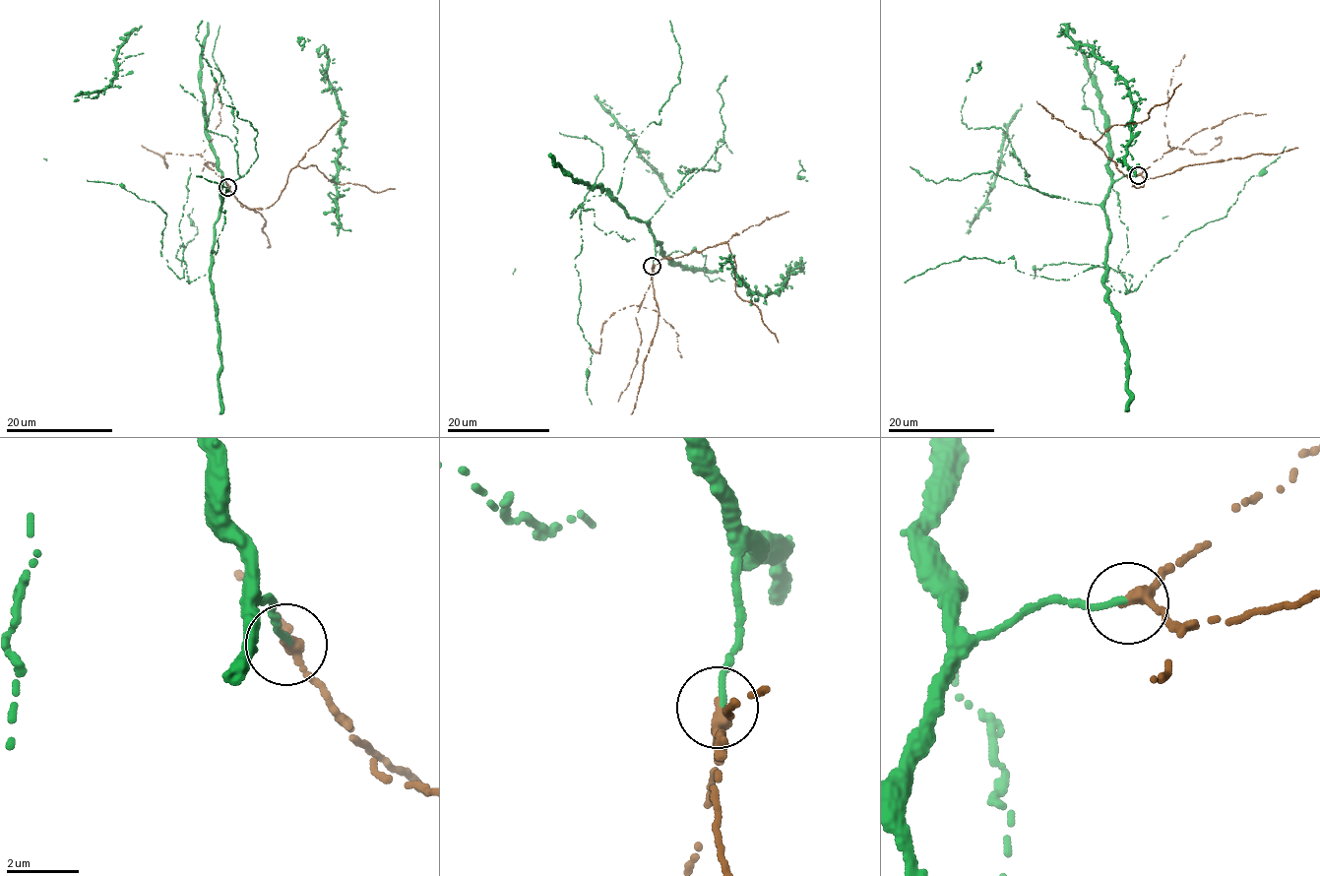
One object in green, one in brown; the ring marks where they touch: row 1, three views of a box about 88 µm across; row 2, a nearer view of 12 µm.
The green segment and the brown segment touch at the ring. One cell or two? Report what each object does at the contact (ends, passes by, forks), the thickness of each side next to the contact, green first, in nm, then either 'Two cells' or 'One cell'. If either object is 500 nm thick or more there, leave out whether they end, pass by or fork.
At the ring green ends. At the ring brown passes by. Thickness 170 nm (green) against 280 nm. One cell

